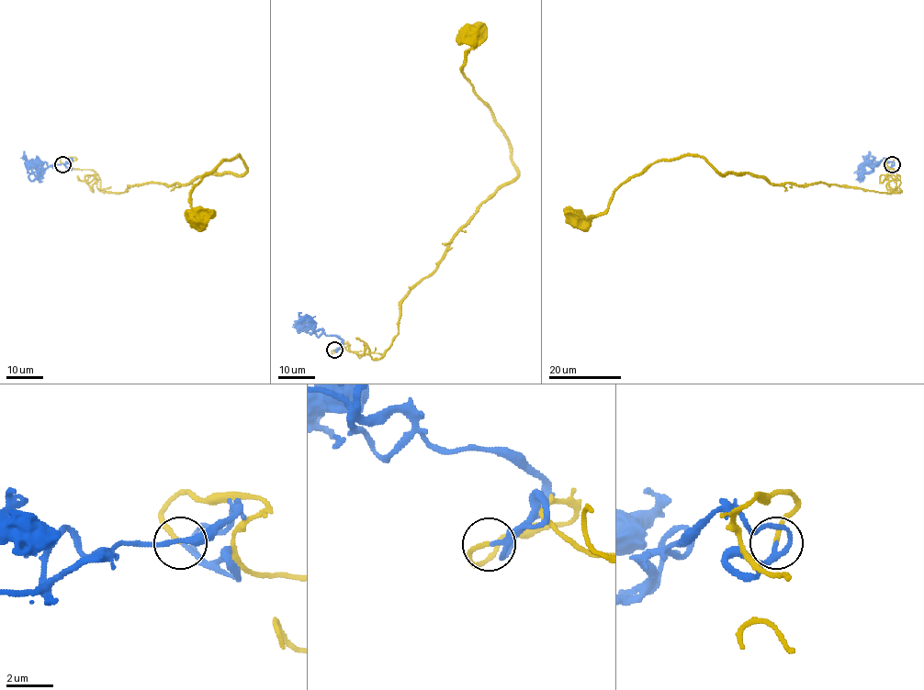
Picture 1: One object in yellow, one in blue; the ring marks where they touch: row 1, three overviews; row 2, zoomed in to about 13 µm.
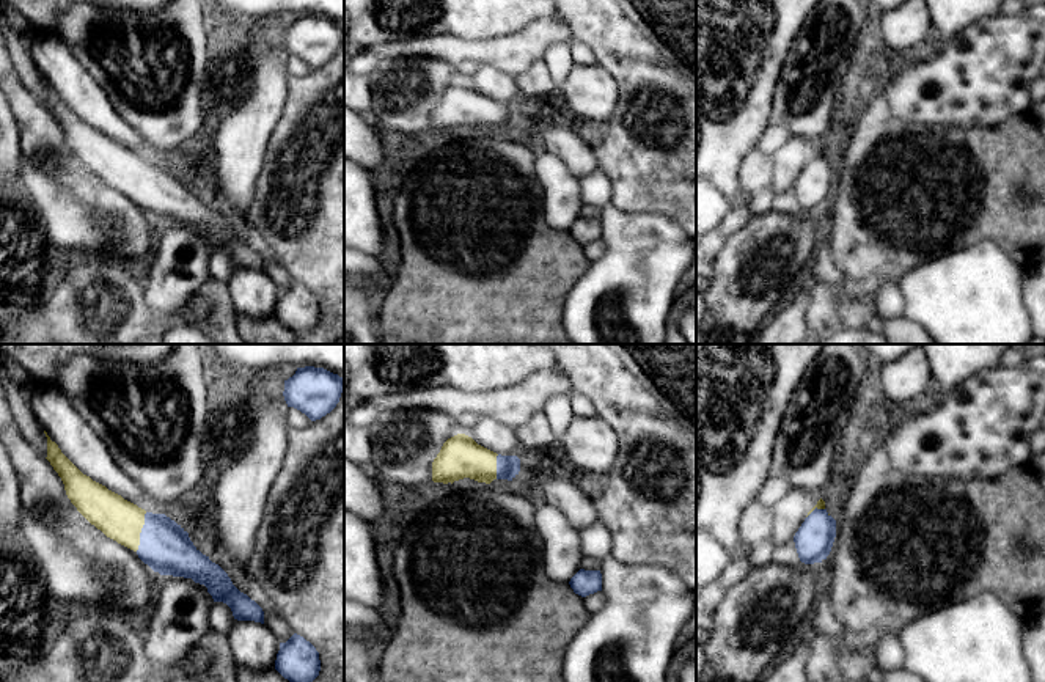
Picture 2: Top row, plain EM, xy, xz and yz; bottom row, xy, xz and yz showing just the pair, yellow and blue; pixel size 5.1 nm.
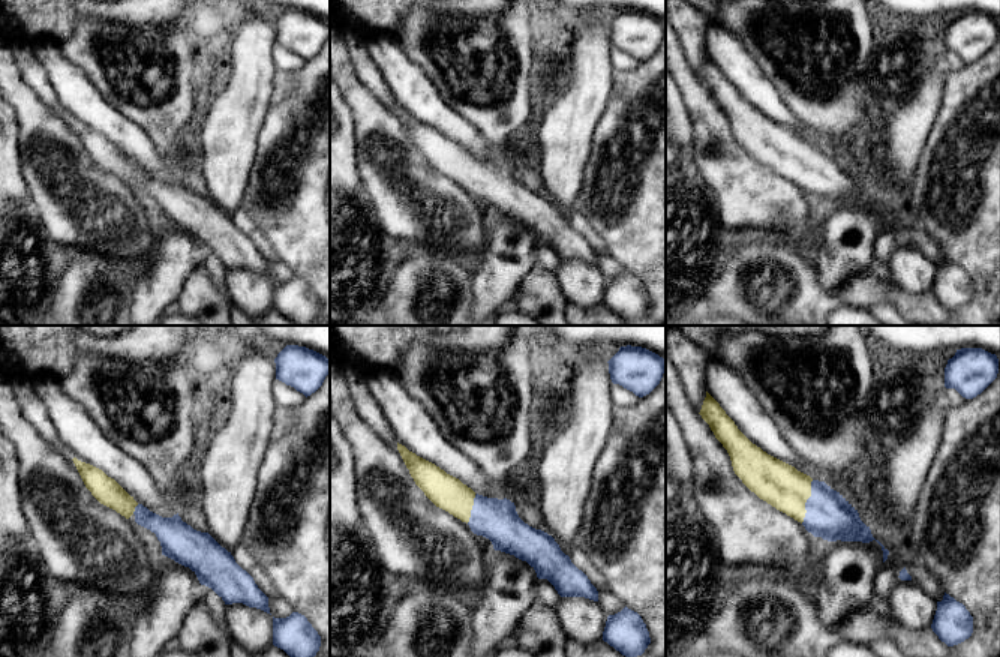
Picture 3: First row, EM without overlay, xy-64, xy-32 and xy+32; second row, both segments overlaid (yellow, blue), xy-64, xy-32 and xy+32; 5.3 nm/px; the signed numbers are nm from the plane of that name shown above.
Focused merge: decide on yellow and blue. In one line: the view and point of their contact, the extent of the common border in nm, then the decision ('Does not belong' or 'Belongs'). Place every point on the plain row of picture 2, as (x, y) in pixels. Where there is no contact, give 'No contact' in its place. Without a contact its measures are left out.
Touches yellow at xy (140, 179). Shared border 200 nm. Belongs

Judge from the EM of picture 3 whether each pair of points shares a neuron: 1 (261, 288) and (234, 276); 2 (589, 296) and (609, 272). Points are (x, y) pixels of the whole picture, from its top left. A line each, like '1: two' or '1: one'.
1: one
2: two

